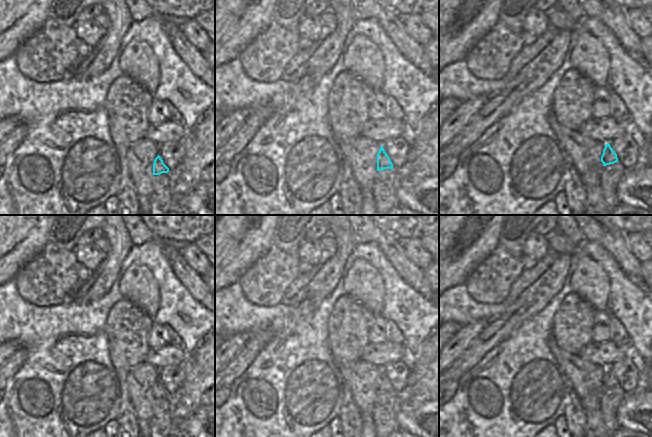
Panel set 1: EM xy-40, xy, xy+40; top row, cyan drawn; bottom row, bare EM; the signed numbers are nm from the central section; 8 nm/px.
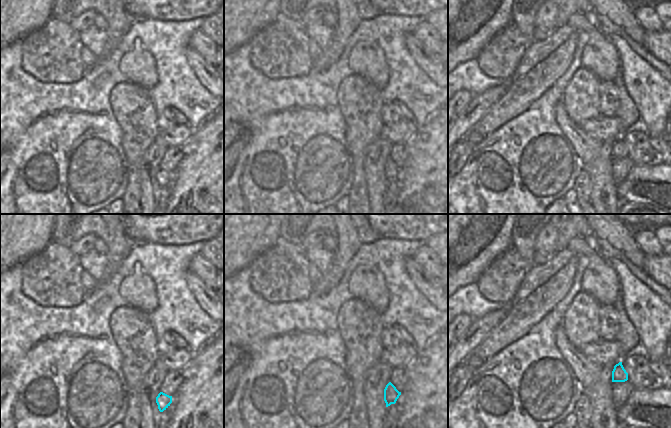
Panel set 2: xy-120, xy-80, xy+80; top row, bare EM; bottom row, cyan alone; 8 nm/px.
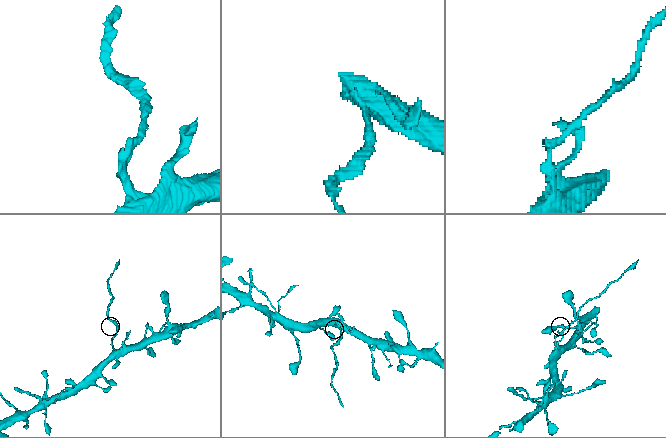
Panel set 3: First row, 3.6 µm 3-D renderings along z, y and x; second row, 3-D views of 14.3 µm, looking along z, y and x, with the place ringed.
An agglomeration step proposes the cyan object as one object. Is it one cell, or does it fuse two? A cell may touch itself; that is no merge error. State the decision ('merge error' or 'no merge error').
merge error

